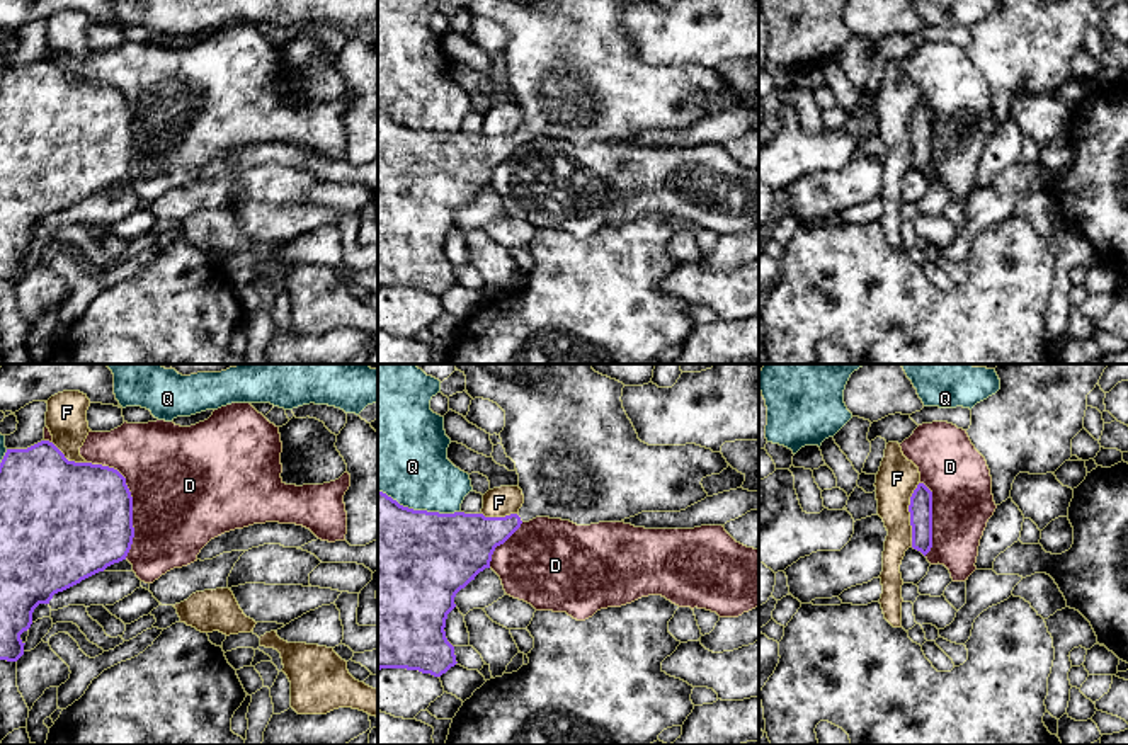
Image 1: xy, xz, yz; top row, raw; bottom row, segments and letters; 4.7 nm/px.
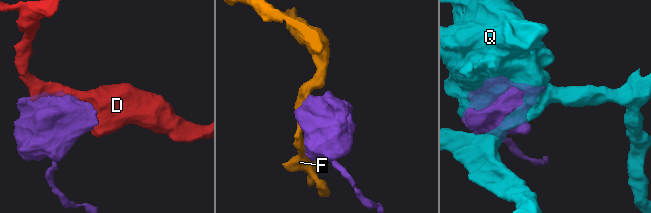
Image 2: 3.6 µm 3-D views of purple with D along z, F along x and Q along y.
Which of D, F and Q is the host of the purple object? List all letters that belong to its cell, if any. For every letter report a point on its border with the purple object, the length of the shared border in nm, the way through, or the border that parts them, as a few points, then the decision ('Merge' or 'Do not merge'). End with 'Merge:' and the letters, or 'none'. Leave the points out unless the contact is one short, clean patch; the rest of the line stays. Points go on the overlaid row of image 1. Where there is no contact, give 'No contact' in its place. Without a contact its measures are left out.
D: Touches purple at xy (131, 500). Shared border 500 nm. Do not merge
F: Touches purple at yz (911, 516). Shared border 300 nm. Do not merge
Q: Touches purple at xz (419, 511). Shared border 400 nm. Do not merge
Merge: none

